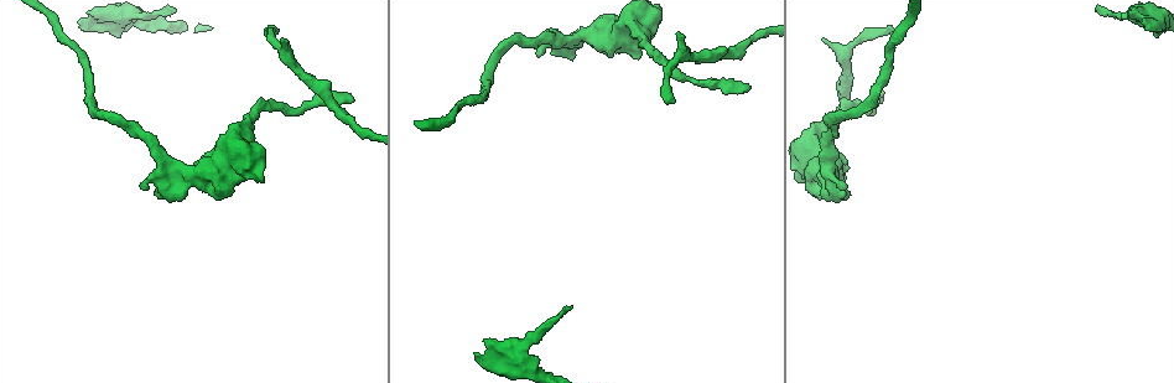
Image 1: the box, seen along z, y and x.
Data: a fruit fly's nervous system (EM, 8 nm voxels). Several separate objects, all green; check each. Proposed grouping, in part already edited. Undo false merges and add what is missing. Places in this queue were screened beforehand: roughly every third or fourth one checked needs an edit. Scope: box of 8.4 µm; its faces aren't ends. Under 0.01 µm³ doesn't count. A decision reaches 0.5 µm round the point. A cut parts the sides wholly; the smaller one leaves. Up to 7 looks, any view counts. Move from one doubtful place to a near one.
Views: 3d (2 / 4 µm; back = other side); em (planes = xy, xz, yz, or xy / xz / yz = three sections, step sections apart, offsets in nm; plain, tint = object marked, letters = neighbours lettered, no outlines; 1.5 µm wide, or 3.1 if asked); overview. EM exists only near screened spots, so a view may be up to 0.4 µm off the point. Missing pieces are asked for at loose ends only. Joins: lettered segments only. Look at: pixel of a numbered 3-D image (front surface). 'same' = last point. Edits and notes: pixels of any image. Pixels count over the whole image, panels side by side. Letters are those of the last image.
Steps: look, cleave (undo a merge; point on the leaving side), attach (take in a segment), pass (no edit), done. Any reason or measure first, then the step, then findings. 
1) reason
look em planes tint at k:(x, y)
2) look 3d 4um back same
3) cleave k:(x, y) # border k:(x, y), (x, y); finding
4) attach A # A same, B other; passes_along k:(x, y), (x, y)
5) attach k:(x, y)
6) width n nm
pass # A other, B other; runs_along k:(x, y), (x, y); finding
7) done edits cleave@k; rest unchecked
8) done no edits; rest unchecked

tapers out
look 3d 4um at 1:(892, 30)

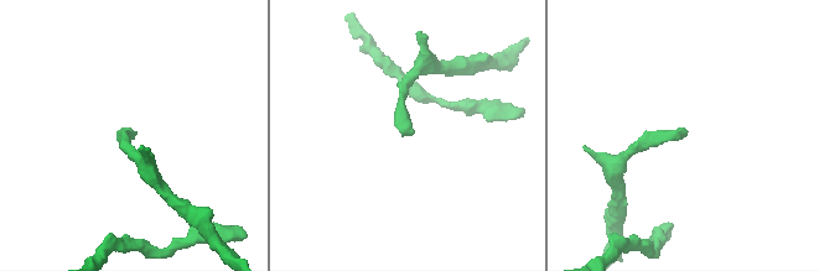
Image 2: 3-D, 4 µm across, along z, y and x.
now the EM
look em xy step 8 letters at 2:(137, 132)

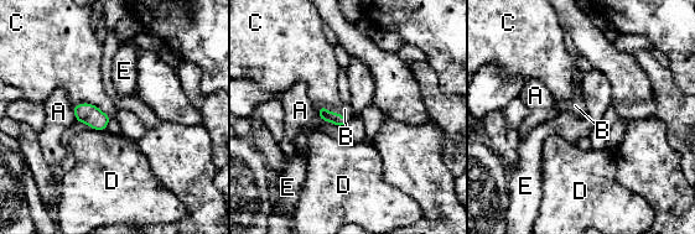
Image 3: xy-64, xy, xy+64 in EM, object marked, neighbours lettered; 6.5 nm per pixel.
longest_contact C 260 nm
attach B # A other, B same, C other, D other, E other; the neuron continues

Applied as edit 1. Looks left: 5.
free end
look em planes letters at 1:(354, 99)

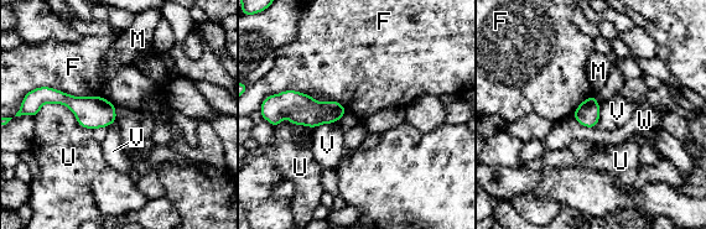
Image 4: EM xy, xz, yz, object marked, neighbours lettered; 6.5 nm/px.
pass # F other, M other, U other, V other, W other; border 4:(273, 94), (299, 90), (347, 109); no lettered segment goes on from it

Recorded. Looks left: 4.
an open end
look em planes letters at 1:(80, 19)

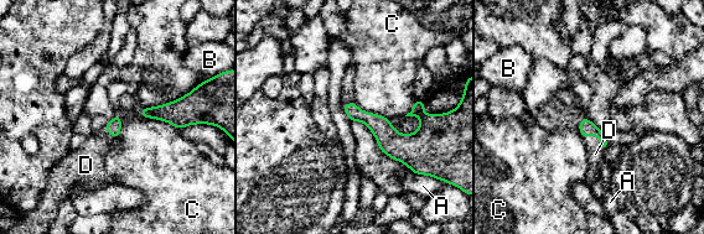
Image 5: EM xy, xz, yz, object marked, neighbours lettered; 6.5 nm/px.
attach D # A other, B other, C other, D same; the neuron continues

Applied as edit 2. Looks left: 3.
done edits attach@3, attach@5; rest unchecked

